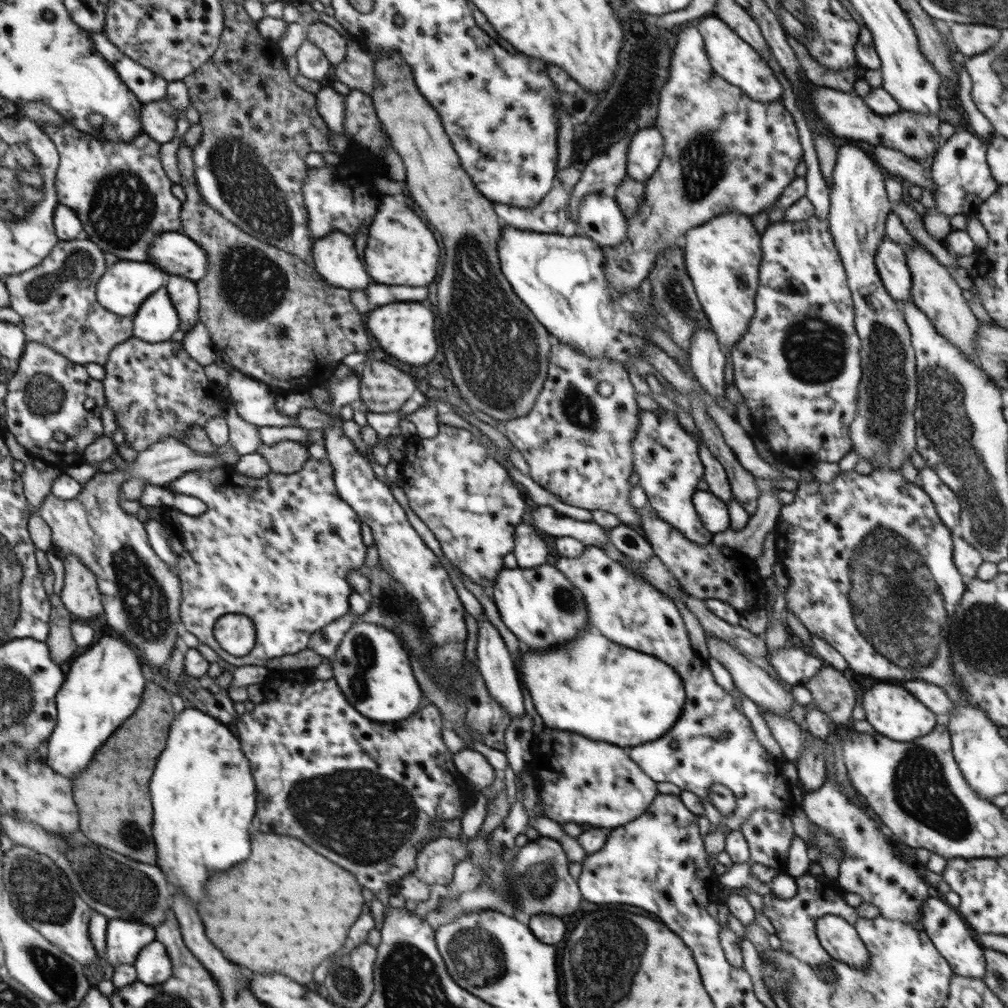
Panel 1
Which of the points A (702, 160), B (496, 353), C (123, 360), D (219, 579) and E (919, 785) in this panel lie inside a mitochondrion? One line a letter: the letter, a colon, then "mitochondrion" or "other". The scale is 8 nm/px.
A: mitochondrion
B: mitochondrion
C: other
D: other
E: mitochondrion

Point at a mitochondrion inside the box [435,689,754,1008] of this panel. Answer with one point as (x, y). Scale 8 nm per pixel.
(473, 956)

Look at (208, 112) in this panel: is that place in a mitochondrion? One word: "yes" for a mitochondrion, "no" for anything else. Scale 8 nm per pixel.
no

